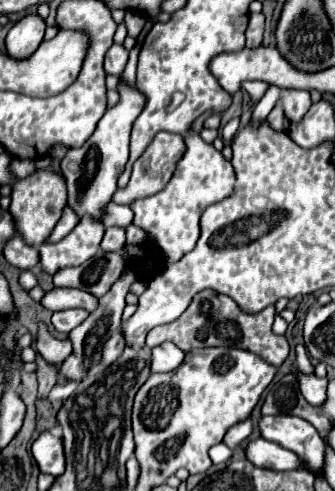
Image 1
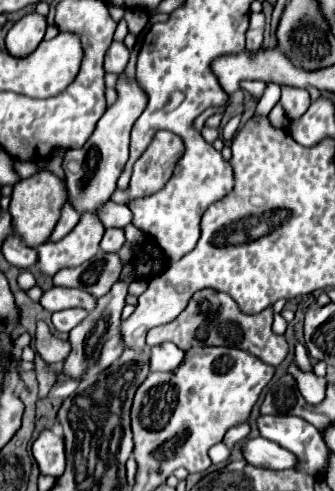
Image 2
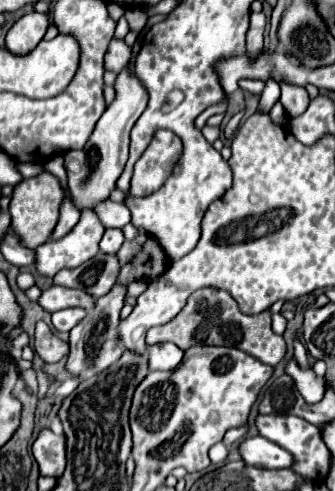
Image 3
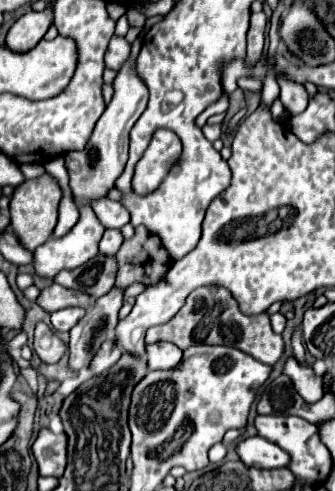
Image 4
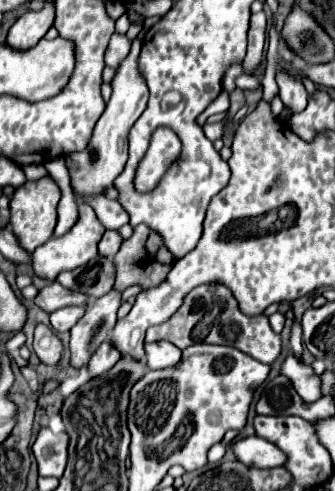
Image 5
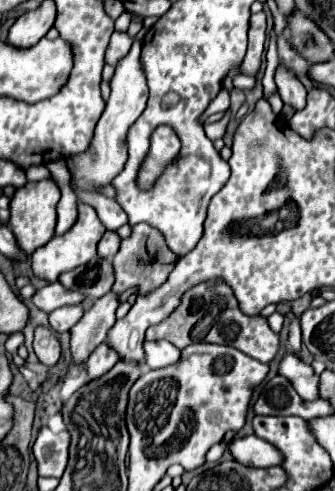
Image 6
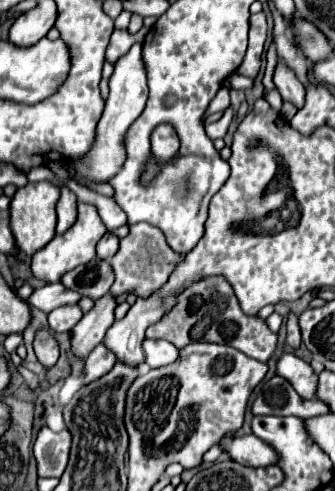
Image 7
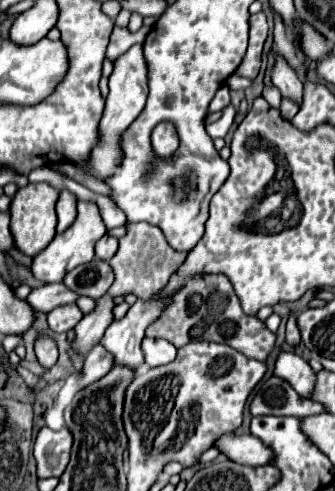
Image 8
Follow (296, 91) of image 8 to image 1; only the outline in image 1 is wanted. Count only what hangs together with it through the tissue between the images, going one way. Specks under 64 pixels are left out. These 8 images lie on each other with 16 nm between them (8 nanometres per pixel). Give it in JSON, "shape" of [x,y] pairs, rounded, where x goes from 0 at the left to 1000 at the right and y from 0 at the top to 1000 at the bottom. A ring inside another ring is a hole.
{"shape":[[[842,179],[842,200],[836,212],[848,220],[848,232],[866,248],[890,248],[925,220],[925,191],[913,183],[866,183]]]}

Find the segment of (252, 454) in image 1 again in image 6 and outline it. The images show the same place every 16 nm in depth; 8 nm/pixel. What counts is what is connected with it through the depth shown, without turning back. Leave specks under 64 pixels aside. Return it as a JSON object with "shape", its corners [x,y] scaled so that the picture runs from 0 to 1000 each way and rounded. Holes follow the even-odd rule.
{"shape":[[[704,888],[693,896],[663,896],[663,904],[699,929],[699,937],[728,949],[806,953],[842,941],[836,921],[812,912],[812,904],[776,896],[770,888],[722,888],[722,892]]]}

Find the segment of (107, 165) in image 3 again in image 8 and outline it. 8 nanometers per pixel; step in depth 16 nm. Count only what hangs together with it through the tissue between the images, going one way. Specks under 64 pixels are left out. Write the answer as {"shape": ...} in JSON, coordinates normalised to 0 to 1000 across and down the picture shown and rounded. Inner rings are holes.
{"shape":[[[400,90],[370,114],[352,114],[340,126],[340,143],[328,151],[328,191],[316,200],[316,224],[299,248],[299,293],[275,305],[269,314],[269,334],[275,334],[275,358],[293,367],[322,363],[352,334],[364,330],[358,314],[358,277],[364,269],[406,244],[406,236],[424,228],[442,196],[442,134],[424,110],[424,90]]]}

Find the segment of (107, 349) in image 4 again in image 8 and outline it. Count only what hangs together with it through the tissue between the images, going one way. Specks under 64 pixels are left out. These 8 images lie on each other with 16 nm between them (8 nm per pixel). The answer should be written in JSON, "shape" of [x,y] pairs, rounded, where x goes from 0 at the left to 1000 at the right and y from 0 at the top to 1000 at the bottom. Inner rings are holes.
{"shape":[[[304,705],[275,709],[257,729],[251,729],[251,745],[245,745],[245,770],[239,770],[239,790],[257,790],[263,782],[281,782],[287,774],[299,774],[310,762],[322,762],[334,749],[334,725],[322,717],[310,717]]]}

